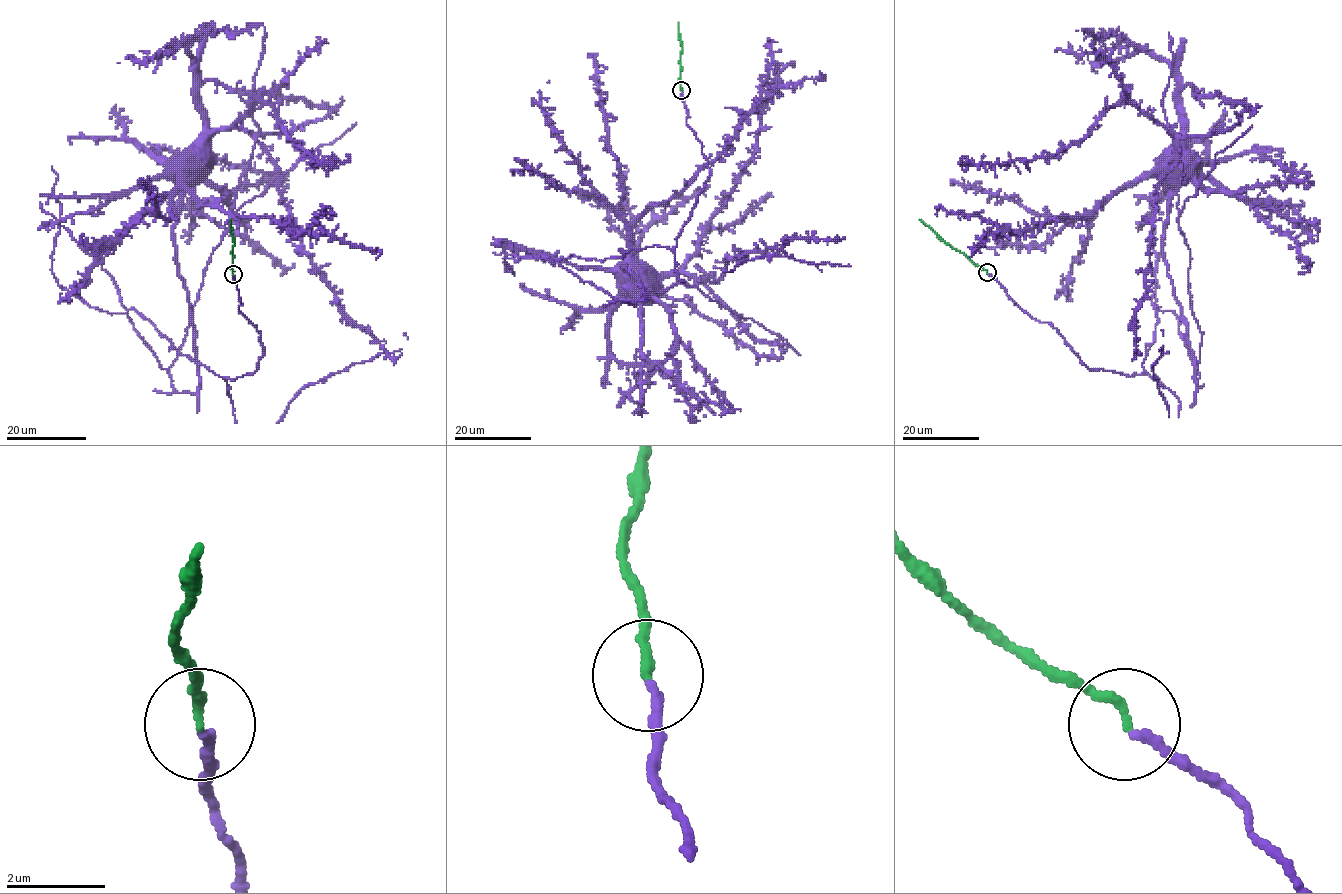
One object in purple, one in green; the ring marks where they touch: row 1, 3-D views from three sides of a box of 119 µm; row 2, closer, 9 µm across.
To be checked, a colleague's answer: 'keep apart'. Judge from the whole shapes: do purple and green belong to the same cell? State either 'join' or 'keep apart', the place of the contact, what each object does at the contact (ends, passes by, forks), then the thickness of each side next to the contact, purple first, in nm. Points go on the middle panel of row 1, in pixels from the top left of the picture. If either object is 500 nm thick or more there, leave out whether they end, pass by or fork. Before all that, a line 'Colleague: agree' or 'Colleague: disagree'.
Colleague: disagree
join; at (681, 90); purple ends there; green ends there; 180 nm thick on the purple side, 200 nm on the other

